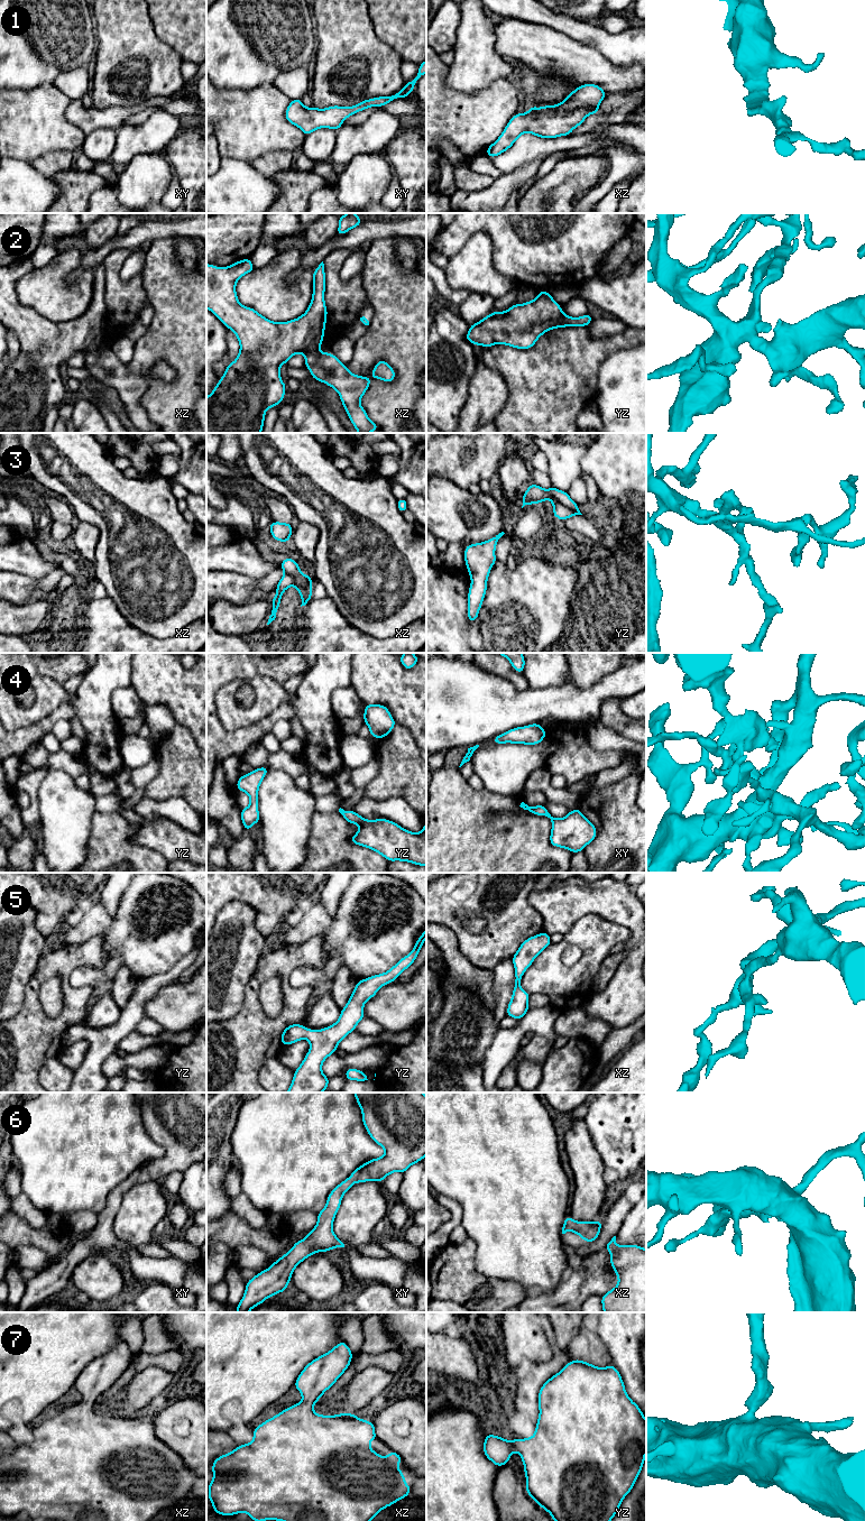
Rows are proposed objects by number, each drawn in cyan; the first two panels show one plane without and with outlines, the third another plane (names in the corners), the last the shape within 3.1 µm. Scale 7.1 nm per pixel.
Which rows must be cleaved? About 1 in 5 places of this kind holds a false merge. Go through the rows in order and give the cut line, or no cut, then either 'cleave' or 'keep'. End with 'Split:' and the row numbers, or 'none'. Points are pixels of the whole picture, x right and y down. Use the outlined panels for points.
1: cut none; keep
2: cut none; keep
3: cut yz (551, 499), (557, 499), (567, 507), (578, 509); cleave
4: cut none; keep
5: cut none; keep
6: cut none; keep
7: cut none; keep
Split: 3

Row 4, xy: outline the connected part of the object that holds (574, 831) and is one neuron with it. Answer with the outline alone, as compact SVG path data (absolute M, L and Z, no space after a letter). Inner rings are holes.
M522 802L519 806L536 815L551 819L550 842L554 847L561 847L576 854L582 851L597 836L596 827L579 809L571 810L564 818L558 819L547 812L545 805L530 806Z

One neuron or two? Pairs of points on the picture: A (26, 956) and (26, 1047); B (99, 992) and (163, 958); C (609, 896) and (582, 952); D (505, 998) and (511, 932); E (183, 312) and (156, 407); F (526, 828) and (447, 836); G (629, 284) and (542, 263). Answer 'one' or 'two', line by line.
A: two
B: one
C: two
D: two
E: one
F: one
G: two

